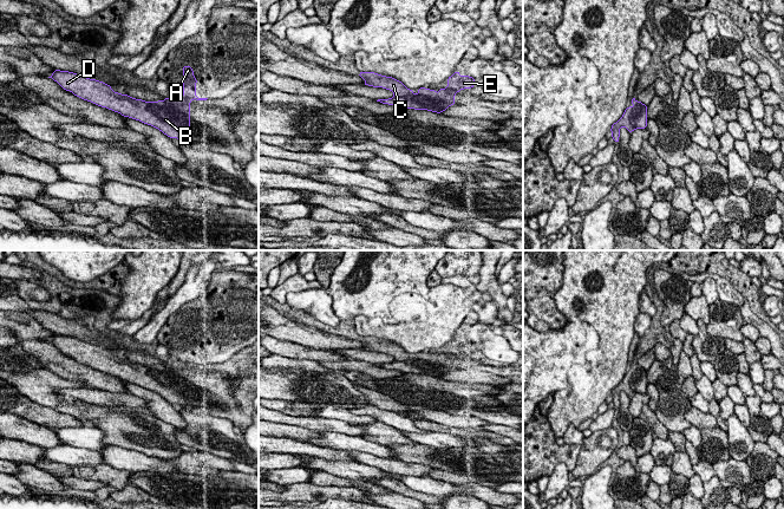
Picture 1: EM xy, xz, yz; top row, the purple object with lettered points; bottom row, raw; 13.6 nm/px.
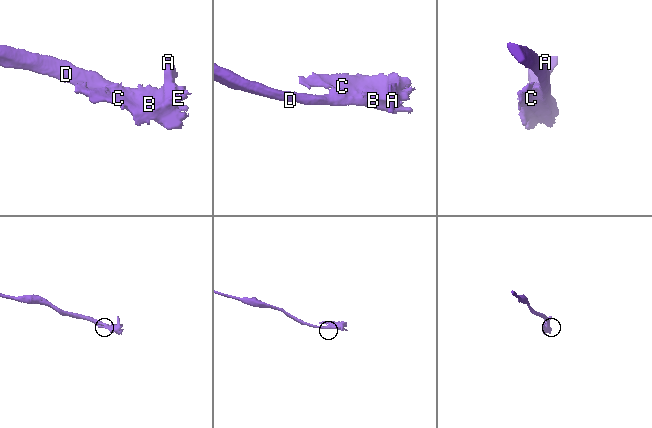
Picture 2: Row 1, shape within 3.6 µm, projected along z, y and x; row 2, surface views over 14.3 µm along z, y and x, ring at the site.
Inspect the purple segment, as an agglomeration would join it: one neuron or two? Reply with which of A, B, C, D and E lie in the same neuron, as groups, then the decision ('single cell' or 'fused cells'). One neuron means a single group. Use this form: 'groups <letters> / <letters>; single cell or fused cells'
groups A B C D E; single cell

